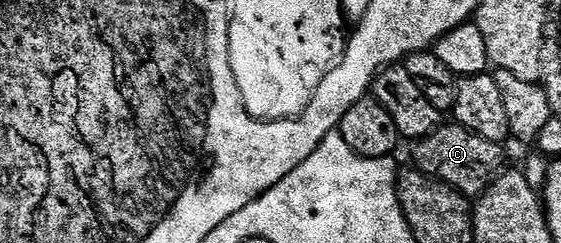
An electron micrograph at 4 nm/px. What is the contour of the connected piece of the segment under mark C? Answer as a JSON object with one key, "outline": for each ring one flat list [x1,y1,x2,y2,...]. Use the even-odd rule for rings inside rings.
{"outline":[[455,124,440,125,433,134,427,134,413,146,416,146,412,150,415,169,447,182,465,196,479,196,506,166,505,147,501,143,482,140,482,136]]}

